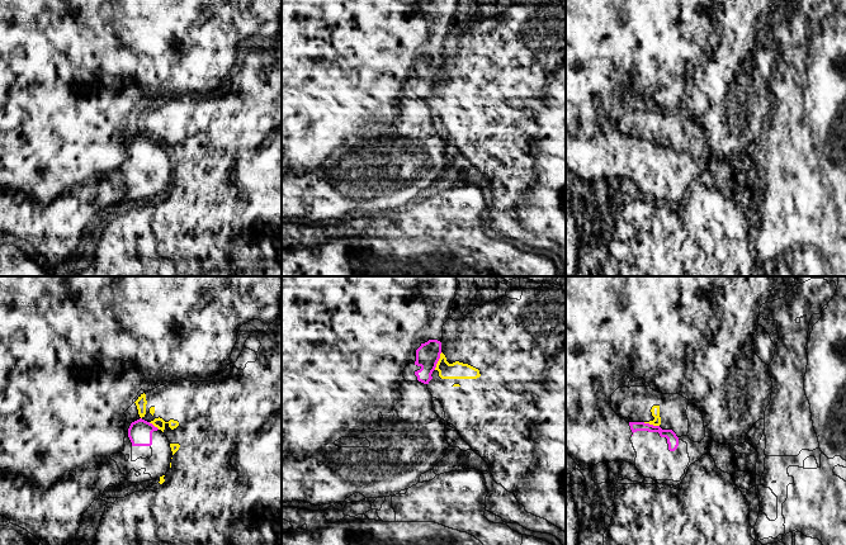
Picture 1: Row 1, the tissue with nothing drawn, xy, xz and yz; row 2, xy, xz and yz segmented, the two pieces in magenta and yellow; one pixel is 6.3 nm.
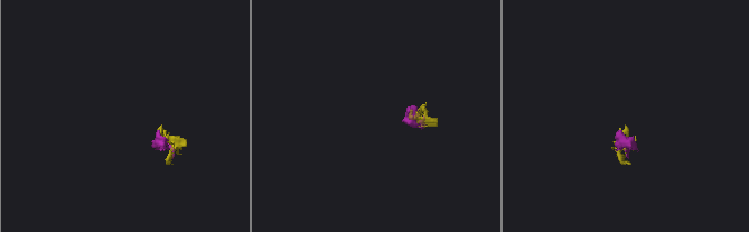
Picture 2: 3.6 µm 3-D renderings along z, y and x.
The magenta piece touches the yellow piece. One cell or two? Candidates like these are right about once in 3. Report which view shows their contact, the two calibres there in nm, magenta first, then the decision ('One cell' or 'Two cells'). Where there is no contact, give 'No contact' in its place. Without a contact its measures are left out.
Touches magenta in xz. Thickness 150 nm (magenta) against 110 nm. Two cells

